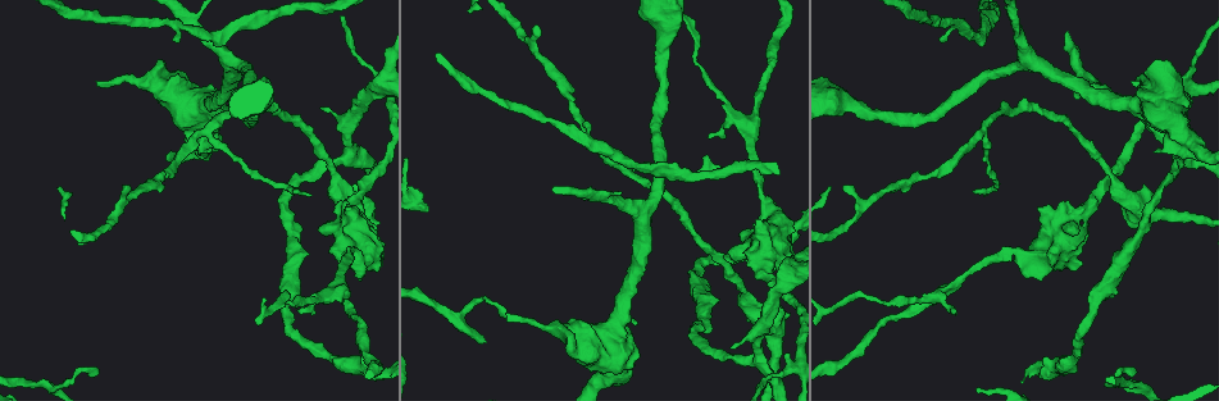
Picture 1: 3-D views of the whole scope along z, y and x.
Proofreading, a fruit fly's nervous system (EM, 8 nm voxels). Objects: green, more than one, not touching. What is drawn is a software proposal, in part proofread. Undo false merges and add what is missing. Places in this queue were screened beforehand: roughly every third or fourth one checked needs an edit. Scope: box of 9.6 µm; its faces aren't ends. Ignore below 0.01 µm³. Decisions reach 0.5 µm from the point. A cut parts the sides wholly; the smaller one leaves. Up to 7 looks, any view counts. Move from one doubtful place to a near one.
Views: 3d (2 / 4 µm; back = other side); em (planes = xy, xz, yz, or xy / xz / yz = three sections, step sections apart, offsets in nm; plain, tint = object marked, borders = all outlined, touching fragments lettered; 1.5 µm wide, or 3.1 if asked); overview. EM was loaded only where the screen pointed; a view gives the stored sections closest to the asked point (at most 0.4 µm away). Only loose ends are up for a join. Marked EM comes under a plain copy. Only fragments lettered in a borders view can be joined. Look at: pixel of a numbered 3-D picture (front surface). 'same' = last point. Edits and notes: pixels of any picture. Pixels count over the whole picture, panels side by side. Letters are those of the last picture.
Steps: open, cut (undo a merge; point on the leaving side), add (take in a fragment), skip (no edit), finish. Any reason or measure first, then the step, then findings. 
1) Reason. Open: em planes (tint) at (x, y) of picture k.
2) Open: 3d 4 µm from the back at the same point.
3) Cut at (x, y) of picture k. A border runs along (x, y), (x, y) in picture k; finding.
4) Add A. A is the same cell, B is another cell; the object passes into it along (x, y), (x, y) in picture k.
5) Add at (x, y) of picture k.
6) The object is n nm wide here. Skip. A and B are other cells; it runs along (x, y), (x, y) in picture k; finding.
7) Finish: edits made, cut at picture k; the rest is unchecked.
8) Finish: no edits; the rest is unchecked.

An open end. Open: 3d 2 µm at (126, 187) of picture 1.

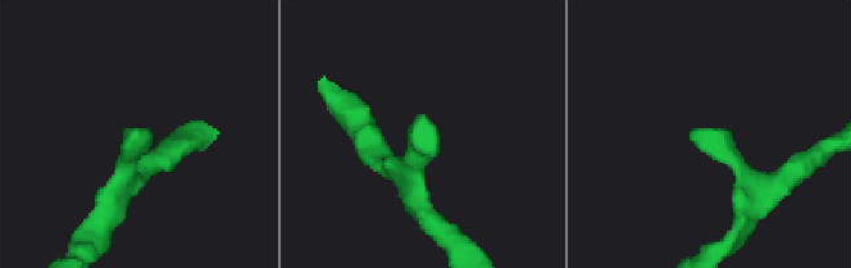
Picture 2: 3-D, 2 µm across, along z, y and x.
Open: em planes (tint) at (133, 138) of picture 2.

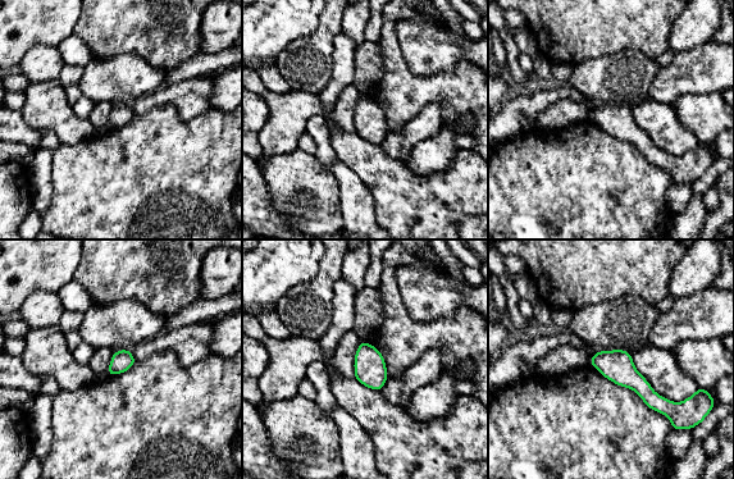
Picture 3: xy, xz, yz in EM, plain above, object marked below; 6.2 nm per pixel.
See the neighbours. Open: em planes (borders) at the same point.

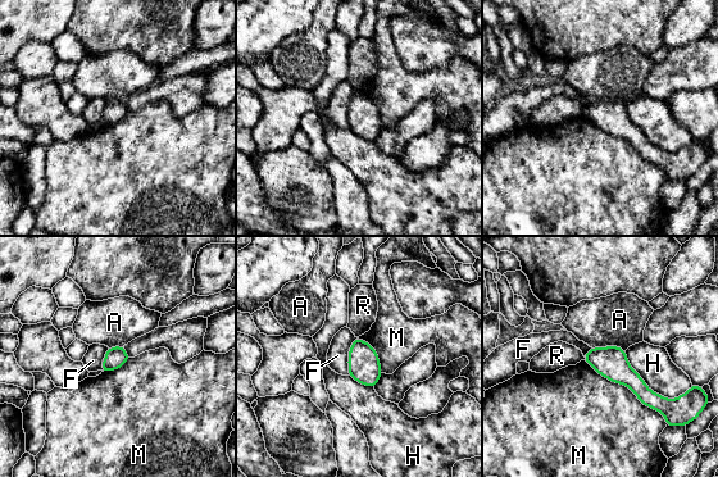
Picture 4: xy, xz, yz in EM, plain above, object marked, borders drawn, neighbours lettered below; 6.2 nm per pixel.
The object is 140 nm wide here. Skip. A, F, H, M and R are other cells; none of them fits.

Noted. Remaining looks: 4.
Free end. Open: em xz step 4 (borders) at (508, 315) of picture 1.

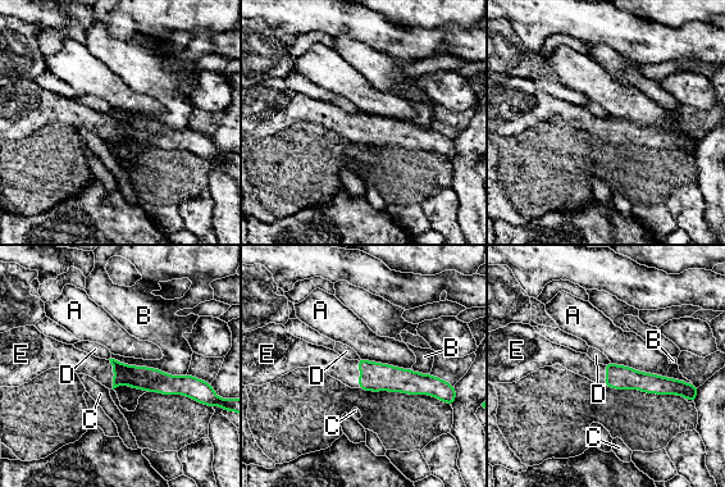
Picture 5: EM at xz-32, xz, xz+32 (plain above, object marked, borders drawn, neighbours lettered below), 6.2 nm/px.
Another direction. Open: em planes (borders) at the same point.

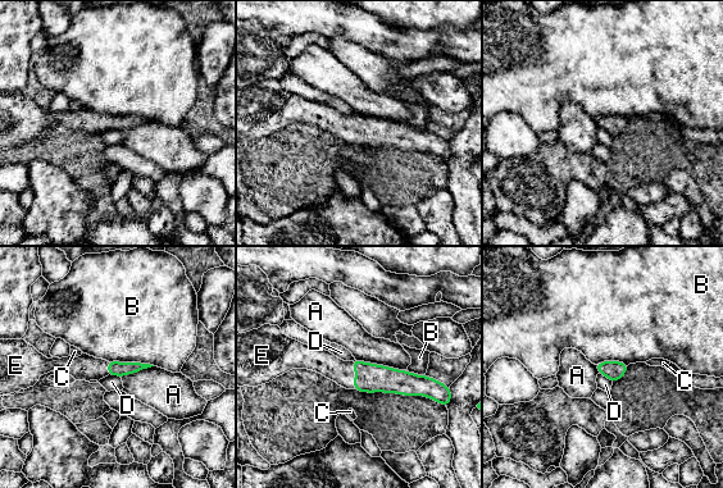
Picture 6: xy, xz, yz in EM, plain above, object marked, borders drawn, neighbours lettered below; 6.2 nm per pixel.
The longest contact is with A, 340 nm. Add E. E is the same cell, A, B, C and D are other cells; the object passes into it along (371, 378), (355, 375), (322, 361) in picture 6; it goes on there.

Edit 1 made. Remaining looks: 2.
Sudden change in width. Open: 3d 4 µm at (203, 143) of picture 1.

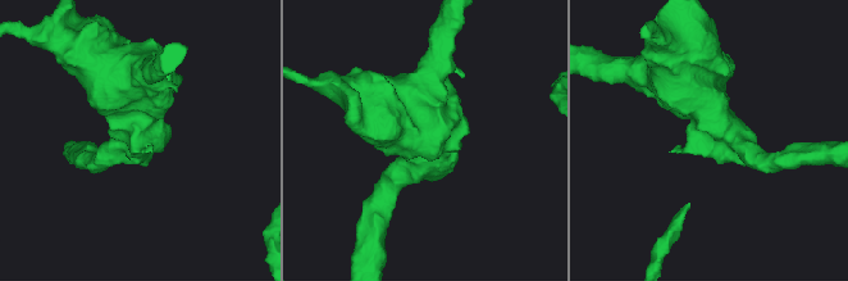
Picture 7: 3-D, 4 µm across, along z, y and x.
Open: em planes (borders) at (731, 138) of picture 7.

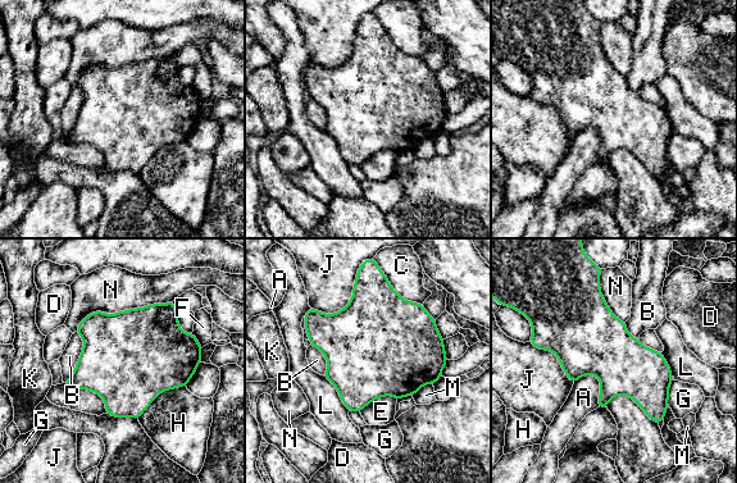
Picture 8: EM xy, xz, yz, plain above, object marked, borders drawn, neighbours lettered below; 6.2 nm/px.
The object is 360 nm wide here. Skip. A, B, C, D, E, F, G, H, J, K, L, M and N are other cells; a border runs along (579, 377), (597, 378), (599, 406) in picture 8; one cell here.

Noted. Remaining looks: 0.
Finish: edits made, add at picture 6; the rest is unchecked.

